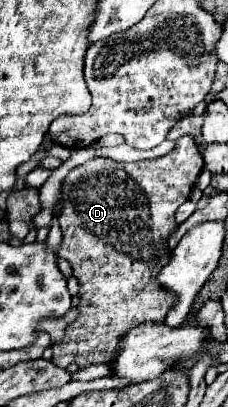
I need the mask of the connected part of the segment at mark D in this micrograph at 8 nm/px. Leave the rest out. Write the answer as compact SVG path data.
M180 137L176 141L176 147L168 155L164 155L160 159L136 161L136 163L118 163L118 161L108 159L108 157L96 157L96 159L80 165L80 167L74 167L68 173L68 177L64 179L64 187L62 187L64 207L60 211L60 229L62 229L64 239L62 239L58 255L62 259L70 261L70 265L74 269L74 275L80 281L80 301L82 301L82 305L80 305L78 319L66 327L64 339L60 343L52 343L52 353L54 353L52 361L54 361L54 365L58 365L58 367L62 367L62 369L68 371L70 365L76 365L78 369L84 369L84 367L94 365L94 363L106 363L110 359L110 353L114 353L114 345L118 345L118 333L124 333L126 329L130 329L130 327L134 327L138 323L144 323L144 321L160 321L160 323L164 321L166 313L170 311L170 297L166 297L166 293L162 293L162 289L158 289L158 281L154 281L154 277L158 275L158 269L162 269L162 265L166 265L166 259L168 259L168 253L164 251L164 247L166 247L166 237L176 229L174 213L176 213L176 209L182 203L188 201L190 191L192 191L192 187L194 187L200 171L202 171L202 155L200 155L194 139L192 137Z

